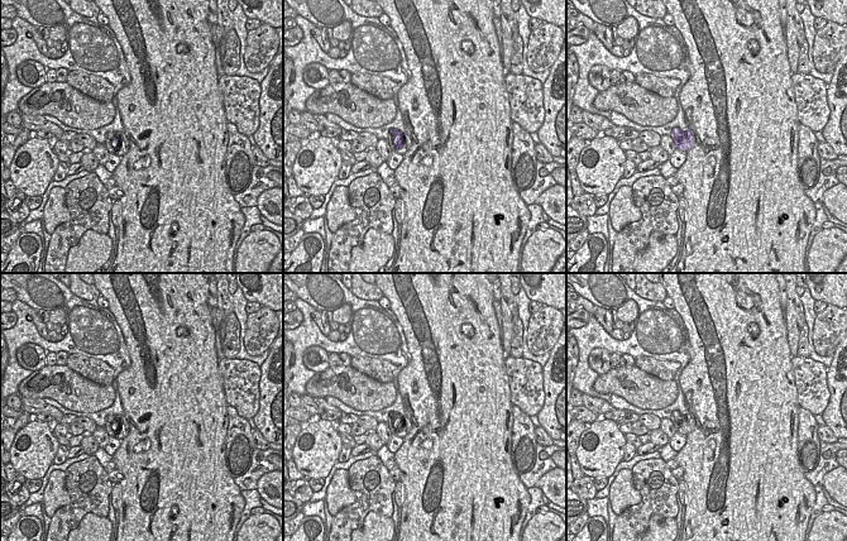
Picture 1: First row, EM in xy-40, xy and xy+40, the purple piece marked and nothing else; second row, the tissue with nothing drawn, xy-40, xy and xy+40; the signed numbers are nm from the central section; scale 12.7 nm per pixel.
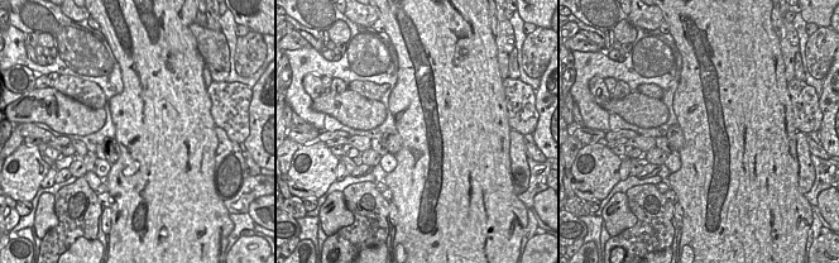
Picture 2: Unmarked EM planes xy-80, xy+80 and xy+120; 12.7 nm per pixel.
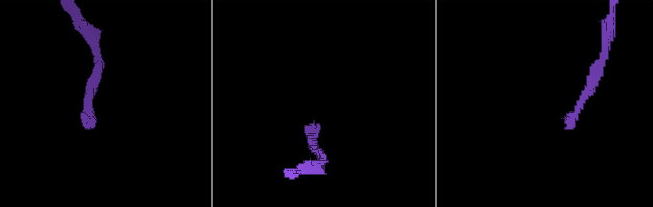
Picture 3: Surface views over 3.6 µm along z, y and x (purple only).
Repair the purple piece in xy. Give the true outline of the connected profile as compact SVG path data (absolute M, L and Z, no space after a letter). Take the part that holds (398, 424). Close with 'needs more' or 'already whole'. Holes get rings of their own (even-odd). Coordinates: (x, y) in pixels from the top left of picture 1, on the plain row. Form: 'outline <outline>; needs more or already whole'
outline M391 412L387 423L388 423L388 427L392 435L401 437L401 439L405 439L405 436L411 430L411 421L407 417L407 415L402 417L398 413Z; needs more

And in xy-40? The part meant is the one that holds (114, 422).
outline M109 416L104 427L110 437L115 437L120 441L129 432L129 426L124 416L120 416L118 420L114 416Z; needs more

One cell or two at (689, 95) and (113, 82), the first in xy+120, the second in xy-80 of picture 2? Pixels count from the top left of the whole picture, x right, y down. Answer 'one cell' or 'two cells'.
two cells

